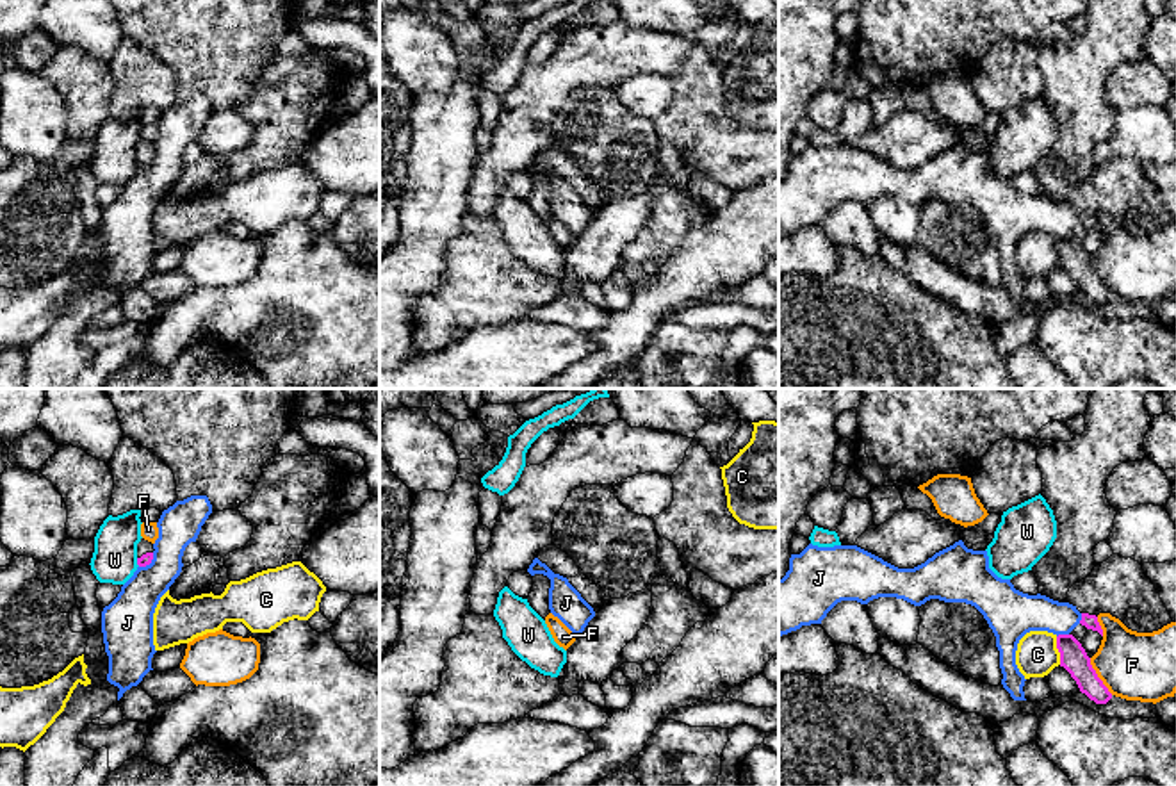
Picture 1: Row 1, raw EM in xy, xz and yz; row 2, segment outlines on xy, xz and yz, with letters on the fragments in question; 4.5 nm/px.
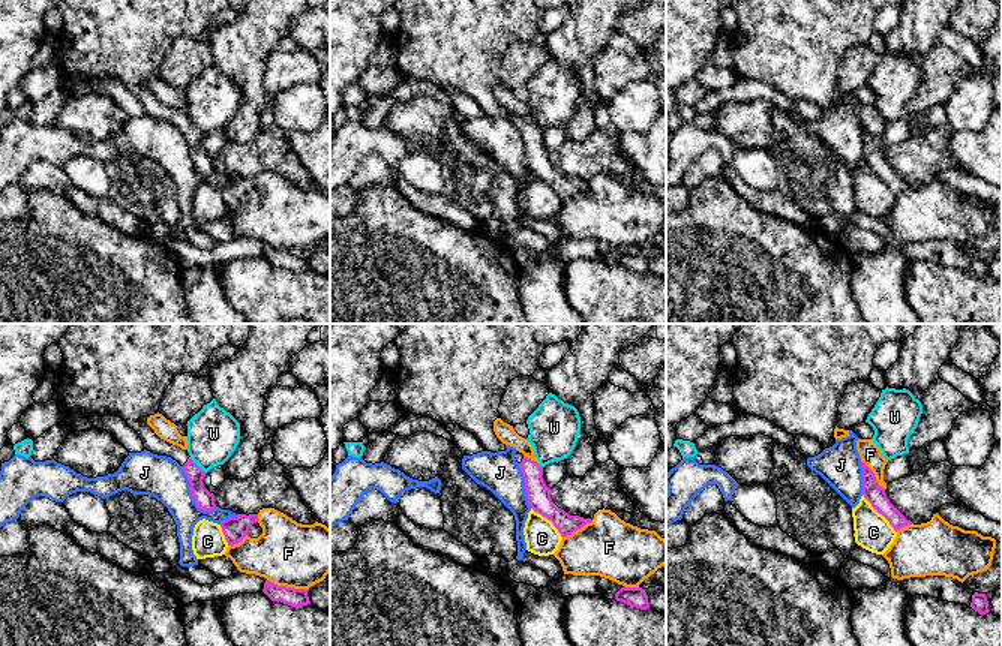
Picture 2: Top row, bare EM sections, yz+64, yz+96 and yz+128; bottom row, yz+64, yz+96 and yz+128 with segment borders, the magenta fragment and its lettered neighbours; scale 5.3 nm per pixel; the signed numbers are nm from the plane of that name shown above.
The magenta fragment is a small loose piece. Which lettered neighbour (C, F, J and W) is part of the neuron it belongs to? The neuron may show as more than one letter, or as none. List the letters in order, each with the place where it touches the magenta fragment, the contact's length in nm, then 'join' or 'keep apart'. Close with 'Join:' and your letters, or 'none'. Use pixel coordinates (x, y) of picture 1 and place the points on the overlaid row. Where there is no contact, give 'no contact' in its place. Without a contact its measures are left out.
C: meets magenta in yz at (1059, 651); contact 130 nm long; keep apart
F: meets magenta in yz at (1096, 676); contact 200 nm long; keep apart
J: meets magenta in yz at (1062, 635); contact 60 nm long; keep apart
W: meets magenta in xy at (138, 562); contact 40 nm long; keep apart
Join: none

